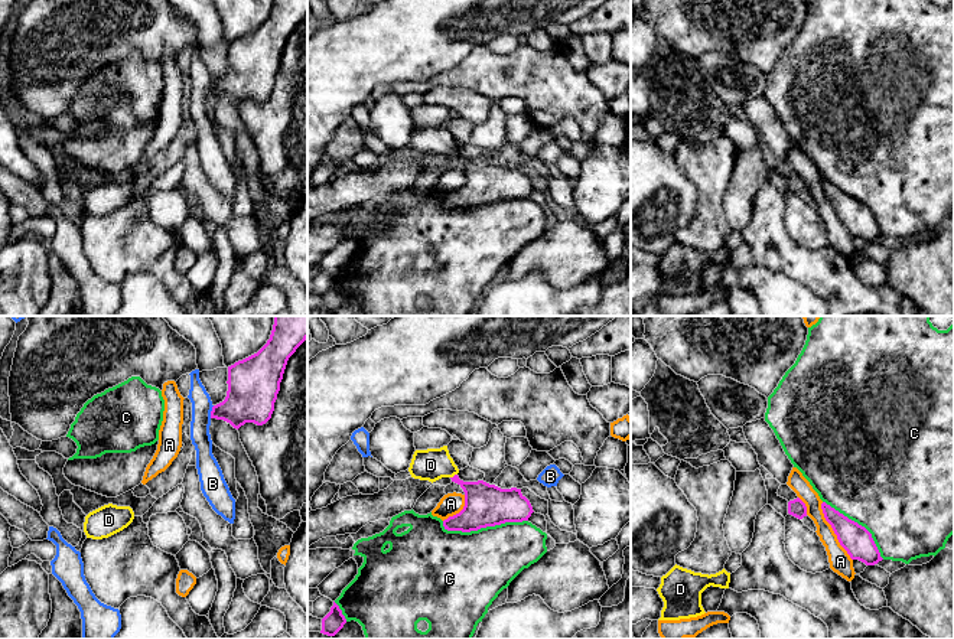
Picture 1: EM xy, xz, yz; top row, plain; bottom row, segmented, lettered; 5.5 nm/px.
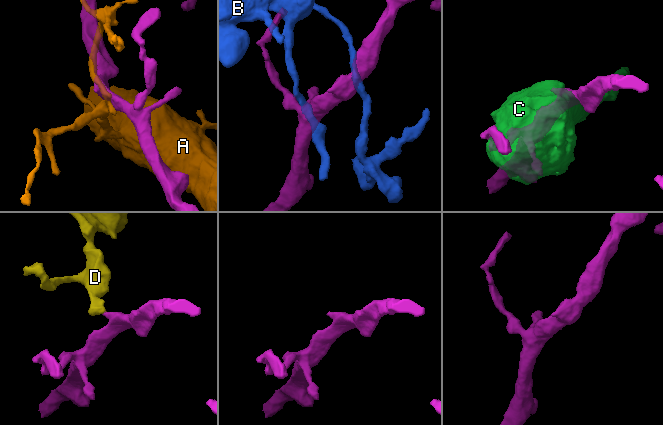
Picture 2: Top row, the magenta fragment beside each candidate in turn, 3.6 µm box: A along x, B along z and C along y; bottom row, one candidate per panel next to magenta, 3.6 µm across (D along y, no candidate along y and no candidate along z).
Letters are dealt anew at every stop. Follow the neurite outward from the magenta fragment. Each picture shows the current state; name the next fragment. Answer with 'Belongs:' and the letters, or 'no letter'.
Belongs: D

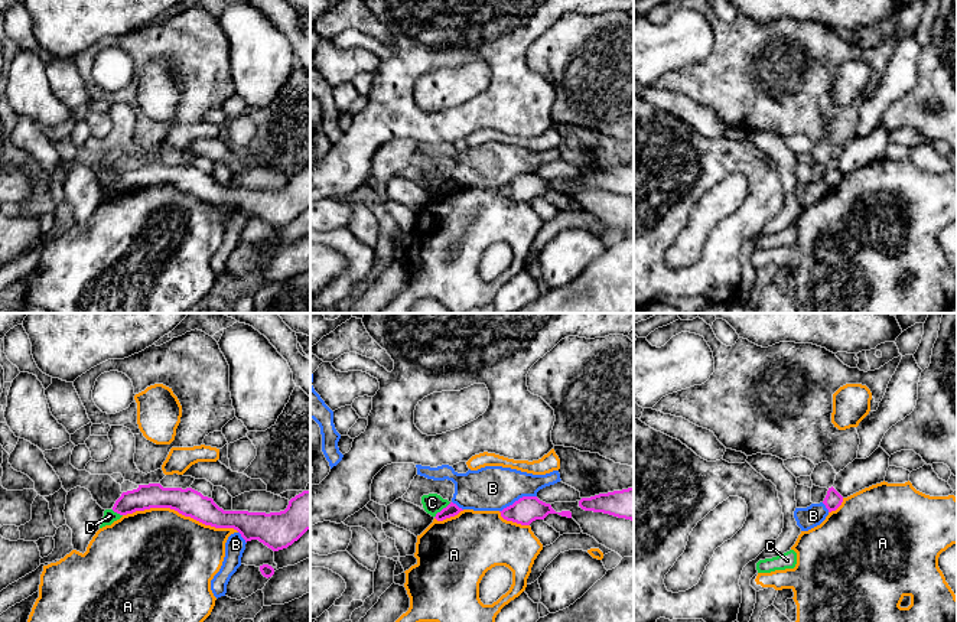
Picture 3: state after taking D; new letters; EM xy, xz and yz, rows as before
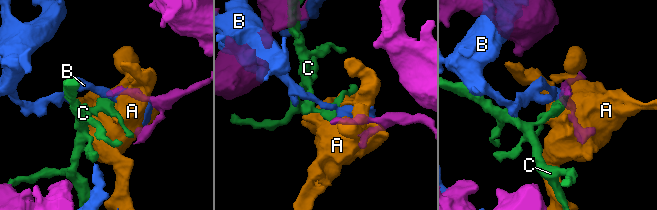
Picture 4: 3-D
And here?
Belongs: no letter

